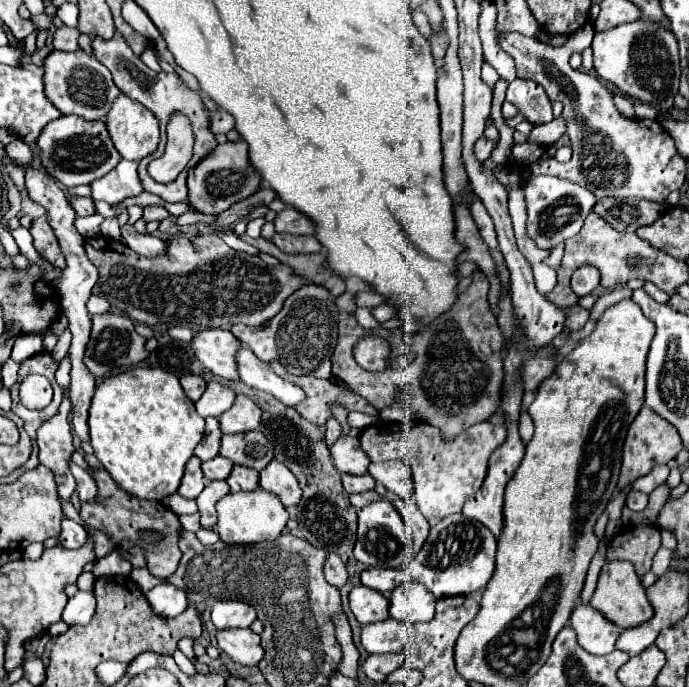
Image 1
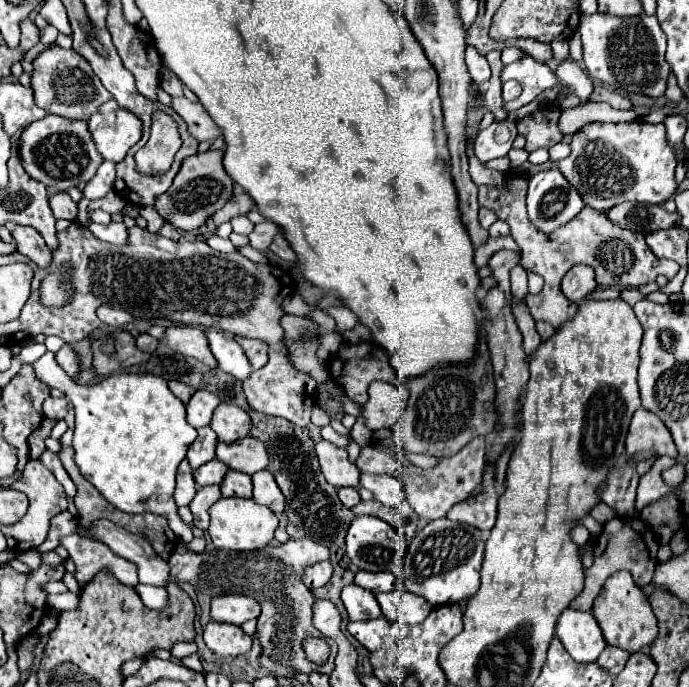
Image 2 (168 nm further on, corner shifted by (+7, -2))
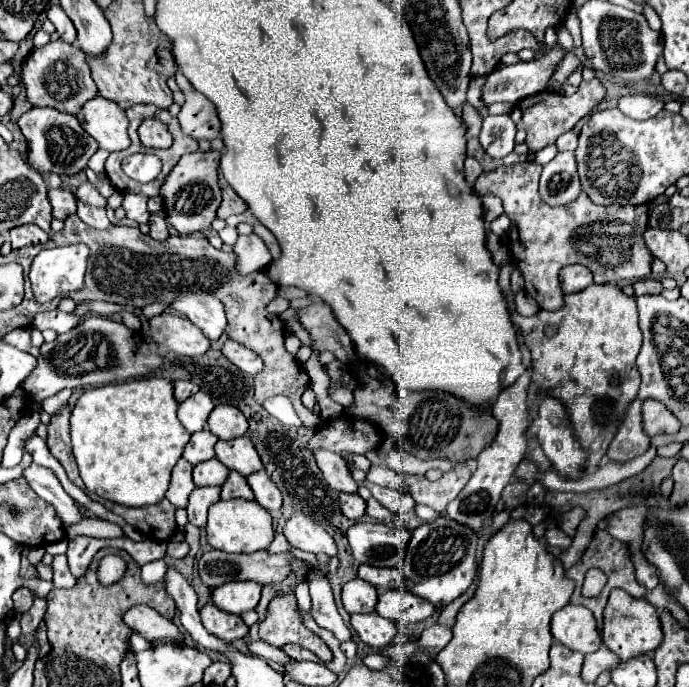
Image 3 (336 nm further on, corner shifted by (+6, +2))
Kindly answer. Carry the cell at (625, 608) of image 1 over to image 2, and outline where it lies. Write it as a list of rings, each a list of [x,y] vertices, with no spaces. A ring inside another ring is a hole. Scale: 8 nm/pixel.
[[[615,572],[613,576],[609,576],[605,588],[601,588],[597,600],[593,602],[591,612],[599,622],[607,644],[621,646],[627,652],[641,650],[641,646],[651,644],[657,636],[657,618],[647,602],[647,596],[641,592],[641,588],[637,588],[637,584],[633,584],[629,572]]]

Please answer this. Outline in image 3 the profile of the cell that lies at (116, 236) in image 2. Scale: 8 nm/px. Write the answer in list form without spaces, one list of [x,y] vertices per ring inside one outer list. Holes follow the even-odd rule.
[[[76,198],[76,204],[78,204],[78,218],[84,220],[88,226],[92,228],[98,228],[98,230],[104,230],[110,226],[110,220],[106,218],[106,210],[104,208],[96,208],[96,206],[90,206],[86,202],[82,202],[80,198]]]

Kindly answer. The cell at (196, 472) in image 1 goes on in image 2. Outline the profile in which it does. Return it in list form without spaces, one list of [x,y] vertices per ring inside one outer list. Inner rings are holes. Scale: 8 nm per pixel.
[[[183,460],[177,470],[177,488],[175,488],[177,506],[187,506],[195,498],[195,492],[197,492],[197,484],[193,480],[193,470],[189,462]]]

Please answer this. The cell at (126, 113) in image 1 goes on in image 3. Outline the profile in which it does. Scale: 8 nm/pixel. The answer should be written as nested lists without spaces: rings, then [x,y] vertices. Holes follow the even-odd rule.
[[[96,96],[88,100],[76,116],[82,128],[98,142],[100,148],[118,152],[130,146],[130,138],[126,132],[128,118],[124,110],[120,110],[112,100]]]

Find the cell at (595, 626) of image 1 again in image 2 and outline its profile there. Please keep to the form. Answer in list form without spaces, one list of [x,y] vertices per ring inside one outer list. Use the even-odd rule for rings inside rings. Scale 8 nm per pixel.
[[[567,608],[557,620],[555,634],[577,662],[595,662],[607,646],[603,632],[591,612]]]

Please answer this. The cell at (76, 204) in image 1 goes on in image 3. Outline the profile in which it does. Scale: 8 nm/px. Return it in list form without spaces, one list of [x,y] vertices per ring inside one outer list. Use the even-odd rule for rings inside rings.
[[[66,188],[48,190],[48,200],[52,204],[52,216],[66,220],[70,214],[76,214],[76,196]]]

